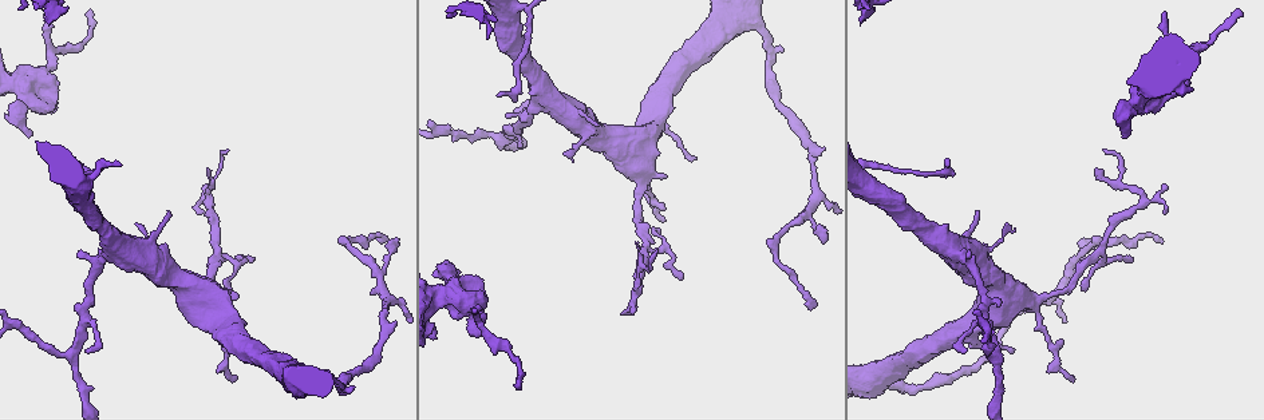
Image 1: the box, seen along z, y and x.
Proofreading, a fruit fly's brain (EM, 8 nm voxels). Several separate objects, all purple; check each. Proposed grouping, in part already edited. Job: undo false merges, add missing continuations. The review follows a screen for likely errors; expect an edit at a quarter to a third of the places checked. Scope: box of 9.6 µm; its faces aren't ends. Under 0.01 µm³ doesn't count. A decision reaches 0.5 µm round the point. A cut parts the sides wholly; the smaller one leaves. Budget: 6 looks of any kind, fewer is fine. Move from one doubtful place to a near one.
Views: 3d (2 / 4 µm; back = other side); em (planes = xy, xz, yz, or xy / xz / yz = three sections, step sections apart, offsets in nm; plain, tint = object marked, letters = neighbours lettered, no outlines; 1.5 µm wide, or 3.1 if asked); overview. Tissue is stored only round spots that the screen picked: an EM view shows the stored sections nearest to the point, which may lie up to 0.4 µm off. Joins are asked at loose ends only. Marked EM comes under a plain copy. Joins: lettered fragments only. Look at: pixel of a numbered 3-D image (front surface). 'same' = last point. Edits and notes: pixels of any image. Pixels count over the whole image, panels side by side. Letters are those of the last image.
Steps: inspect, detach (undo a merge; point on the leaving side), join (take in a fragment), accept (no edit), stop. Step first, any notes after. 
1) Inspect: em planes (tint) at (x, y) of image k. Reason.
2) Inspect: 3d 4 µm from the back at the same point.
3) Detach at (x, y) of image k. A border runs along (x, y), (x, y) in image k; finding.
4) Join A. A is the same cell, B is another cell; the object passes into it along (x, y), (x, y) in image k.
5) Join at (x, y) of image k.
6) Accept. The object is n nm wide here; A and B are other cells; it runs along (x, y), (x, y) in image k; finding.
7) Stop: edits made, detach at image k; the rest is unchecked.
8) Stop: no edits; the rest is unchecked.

Inspect: em xy step 8 (tint) at (1165, 11) of image 1. Free end.

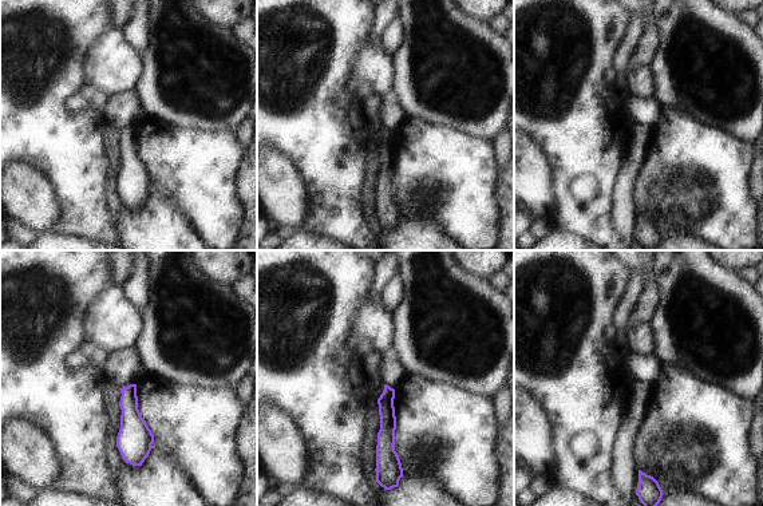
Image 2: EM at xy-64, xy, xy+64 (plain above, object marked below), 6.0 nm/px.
Inspect: em planes (letters) at the same point. Cut it another way.

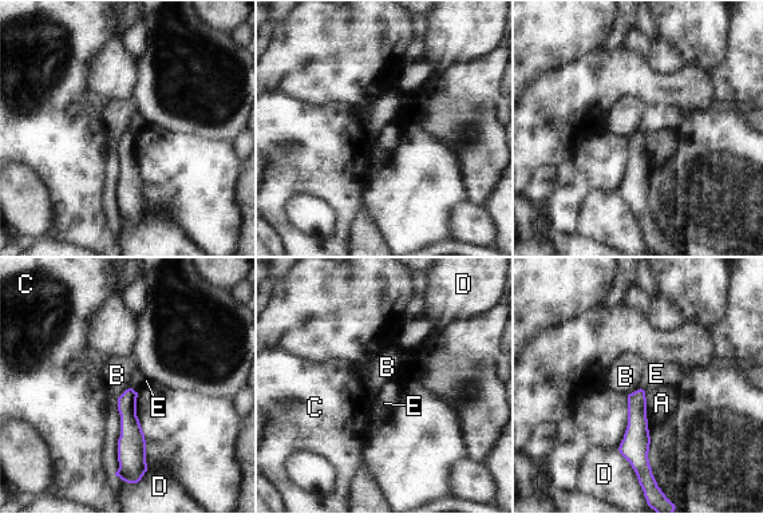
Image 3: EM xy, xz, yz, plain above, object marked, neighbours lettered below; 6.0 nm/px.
Accept. The object is 110 nm wide here; A, B, C, D and E are other cells; it runs along (130, 392), (129, 459), (122, 466) in image 3; none of them fits.

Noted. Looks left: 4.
Inspect: em planes (tint) at (27, 135) of image 1. Stops while still wide.

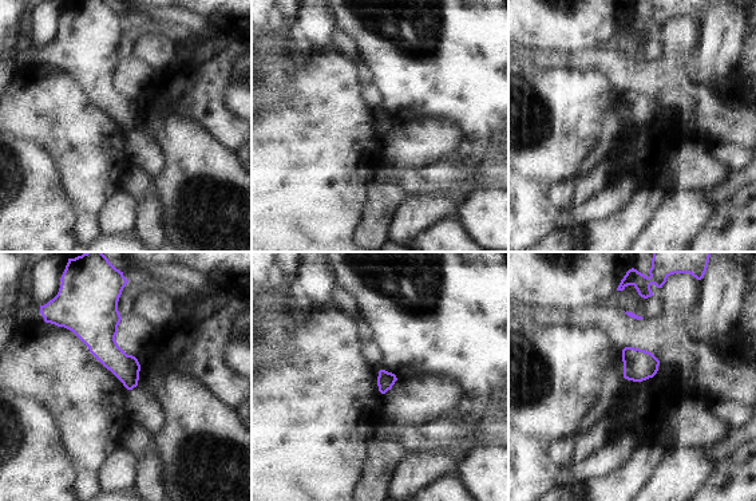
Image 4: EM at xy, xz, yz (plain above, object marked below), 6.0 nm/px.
Inspect: em planes (letters) at the same point. What lies round it.

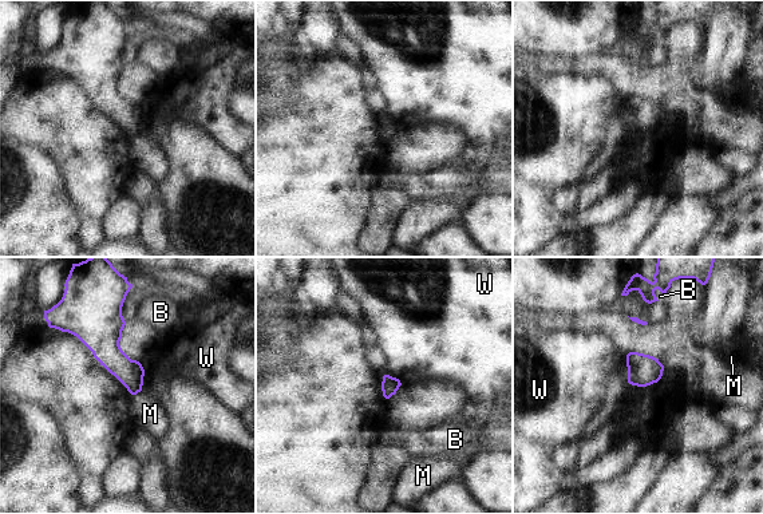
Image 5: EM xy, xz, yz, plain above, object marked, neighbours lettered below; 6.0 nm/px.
Accept. The longest contact is with W, 140 nm; B, M and W are other cells; a border runs along (141, 390), (131, 395) in image 5; no lettered fragment goes on from it.

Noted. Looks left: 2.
Inspect: em xz step 4 (letters) at (638, 202) of image 1. Thick turns thin.

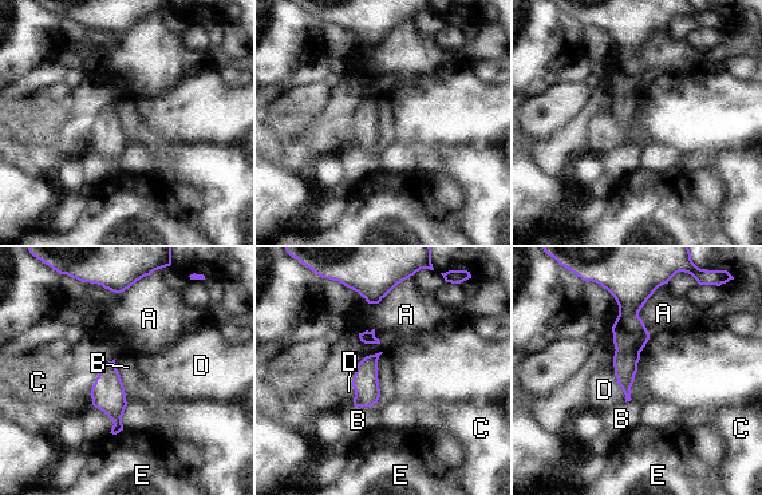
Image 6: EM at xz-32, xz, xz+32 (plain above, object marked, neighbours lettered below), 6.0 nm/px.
Accept. The object is 160 nm wide here; A, B, C, D and E are other cells; a border runs along (90, 391), (93, 404) in image 6; continuous, no second cell.

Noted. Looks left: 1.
Stop: no edits; the rest is unchecked.

